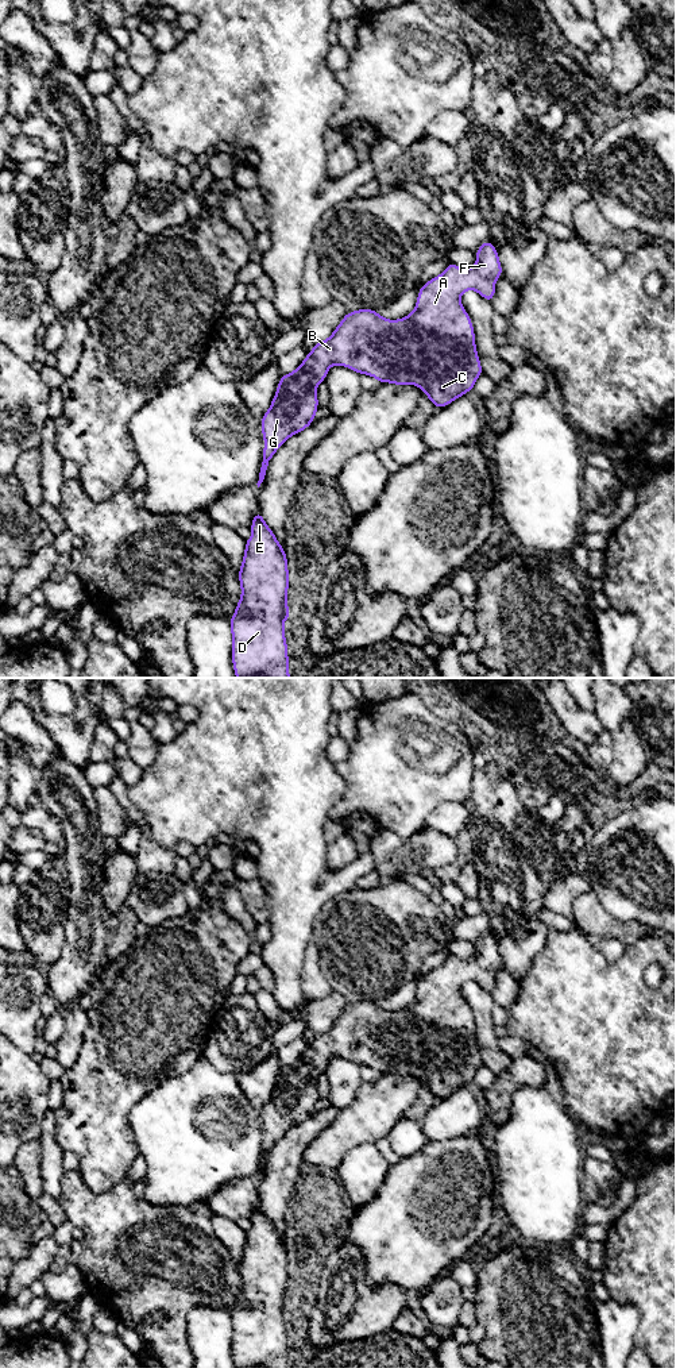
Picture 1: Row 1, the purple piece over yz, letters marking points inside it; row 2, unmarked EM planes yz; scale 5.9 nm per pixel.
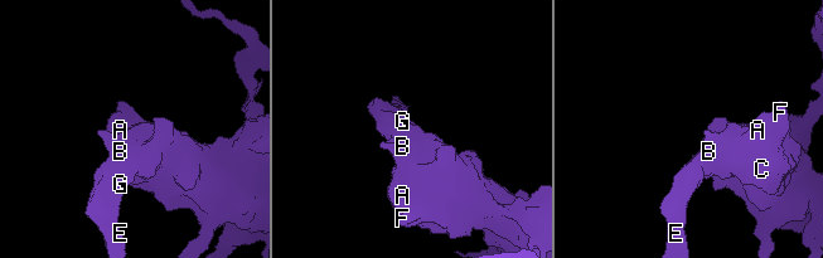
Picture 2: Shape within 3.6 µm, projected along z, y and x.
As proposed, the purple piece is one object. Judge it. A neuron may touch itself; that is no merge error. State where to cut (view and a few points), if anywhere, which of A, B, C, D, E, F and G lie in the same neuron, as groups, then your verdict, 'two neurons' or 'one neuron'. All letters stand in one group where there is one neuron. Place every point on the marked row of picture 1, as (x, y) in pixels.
no cut | A B C D E F G | one neuron

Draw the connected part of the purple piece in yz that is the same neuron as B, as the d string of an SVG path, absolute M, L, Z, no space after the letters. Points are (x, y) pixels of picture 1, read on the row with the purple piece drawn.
M486 240L476 250L474 267L461 269L449 262L444 273L422 285L414 311L406 317L389 320L372 309L348 312L328 339L314 344L298 369L281 377L271 406L260 419L264 448L258 488L275 451L290 436L313 423L318 408L317 384L325 381L332 365L371 375L379 384L417 385L437 409L472 390L483 369L475 346L472 321L460 297L472 289L491 302L495 281L501 275L503 274L498 251Z

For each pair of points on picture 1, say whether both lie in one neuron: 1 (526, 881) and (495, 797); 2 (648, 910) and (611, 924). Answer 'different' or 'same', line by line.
1: same
2: different

